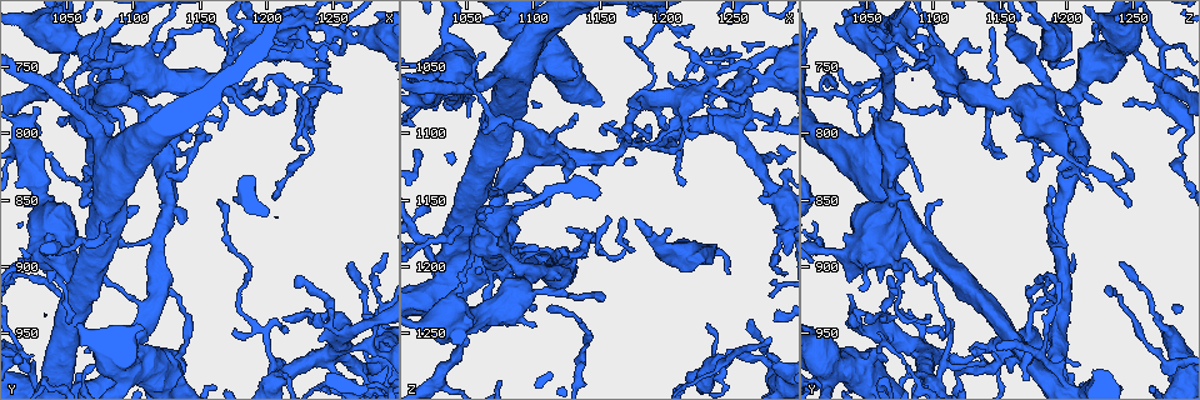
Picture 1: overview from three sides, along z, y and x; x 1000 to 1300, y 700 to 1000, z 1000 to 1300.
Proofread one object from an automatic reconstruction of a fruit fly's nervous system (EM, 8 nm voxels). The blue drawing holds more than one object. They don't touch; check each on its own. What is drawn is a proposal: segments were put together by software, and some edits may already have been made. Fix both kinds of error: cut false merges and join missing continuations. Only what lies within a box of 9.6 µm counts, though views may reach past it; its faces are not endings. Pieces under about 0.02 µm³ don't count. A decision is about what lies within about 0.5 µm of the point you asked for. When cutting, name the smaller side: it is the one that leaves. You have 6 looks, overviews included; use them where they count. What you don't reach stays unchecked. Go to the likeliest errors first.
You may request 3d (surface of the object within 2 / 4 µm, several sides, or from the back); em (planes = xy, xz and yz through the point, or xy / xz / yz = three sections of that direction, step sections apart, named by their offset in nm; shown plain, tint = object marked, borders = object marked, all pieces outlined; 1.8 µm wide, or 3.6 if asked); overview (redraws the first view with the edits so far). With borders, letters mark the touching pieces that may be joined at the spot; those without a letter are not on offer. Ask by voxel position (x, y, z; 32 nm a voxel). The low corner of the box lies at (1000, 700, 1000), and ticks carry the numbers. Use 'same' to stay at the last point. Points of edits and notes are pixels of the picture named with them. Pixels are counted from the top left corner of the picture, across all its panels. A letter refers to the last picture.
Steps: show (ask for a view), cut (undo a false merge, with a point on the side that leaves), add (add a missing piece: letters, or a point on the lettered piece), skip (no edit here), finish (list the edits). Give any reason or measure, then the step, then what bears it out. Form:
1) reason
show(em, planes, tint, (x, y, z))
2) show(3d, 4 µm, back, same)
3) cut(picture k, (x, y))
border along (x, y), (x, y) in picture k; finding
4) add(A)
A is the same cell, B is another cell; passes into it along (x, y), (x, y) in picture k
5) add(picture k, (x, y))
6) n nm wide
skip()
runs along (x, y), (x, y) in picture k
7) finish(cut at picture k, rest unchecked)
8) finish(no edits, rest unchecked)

thin neck
show(em, xz, step 8, borders, (1144, 800, 1184))

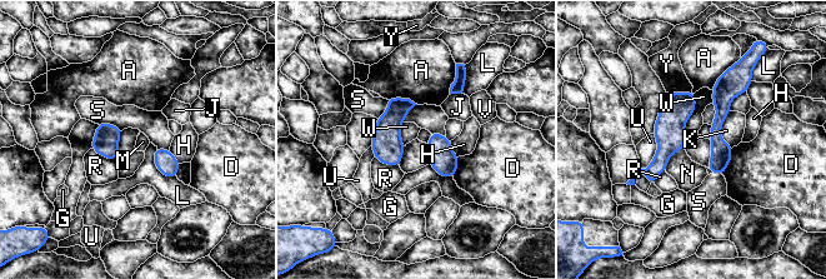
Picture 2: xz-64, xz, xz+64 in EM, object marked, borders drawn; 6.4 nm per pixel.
80 nm wide
skip()
A, D, G, H, J, K, L, M, N, R, S, U, V, W and Y are other cells; runs along (690, 94), (674, 113), (651, 180) in picture 2; one neuron here

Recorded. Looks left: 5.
sharp bend
show(em, planes, borders, (1204, 988, 1100))

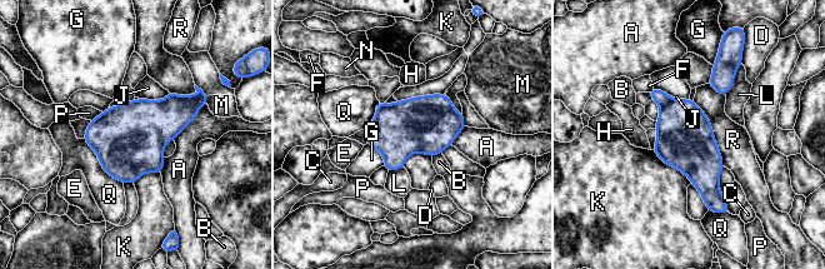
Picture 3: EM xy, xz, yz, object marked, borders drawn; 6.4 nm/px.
R touches over 480 nm
skip()
A, B, C, D, E, F, G, H, J, K, L, M, N, P, Q and R are other cells; border along (693, 100), (710, 120), (725, 167) in picture 3; one neuron here

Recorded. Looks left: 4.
show(em, xz, step 16, borders, (1110, 920, 1232))

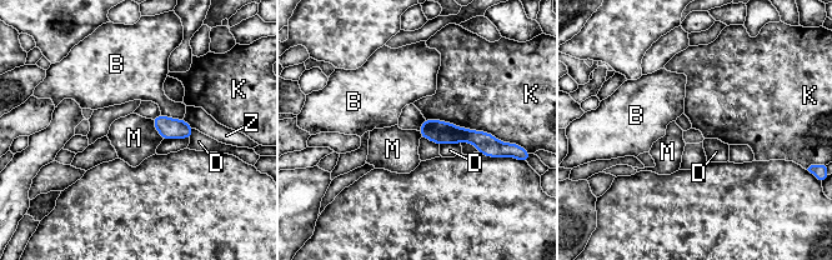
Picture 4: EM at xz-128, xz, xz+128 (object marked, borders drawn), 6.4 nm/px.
show(em, planes, borders, same)

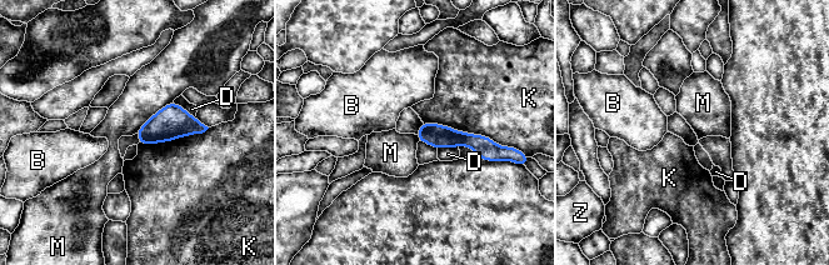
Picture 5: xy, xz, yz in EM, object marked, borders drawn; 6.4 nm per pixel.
skip()
B, D, K, M and Z are other cells; border along (173, 101), (160, 108), (135, 133) in picture 5; no lettered piece goes on from it

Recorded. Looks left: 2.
finish(no edits, rest unchecked)

